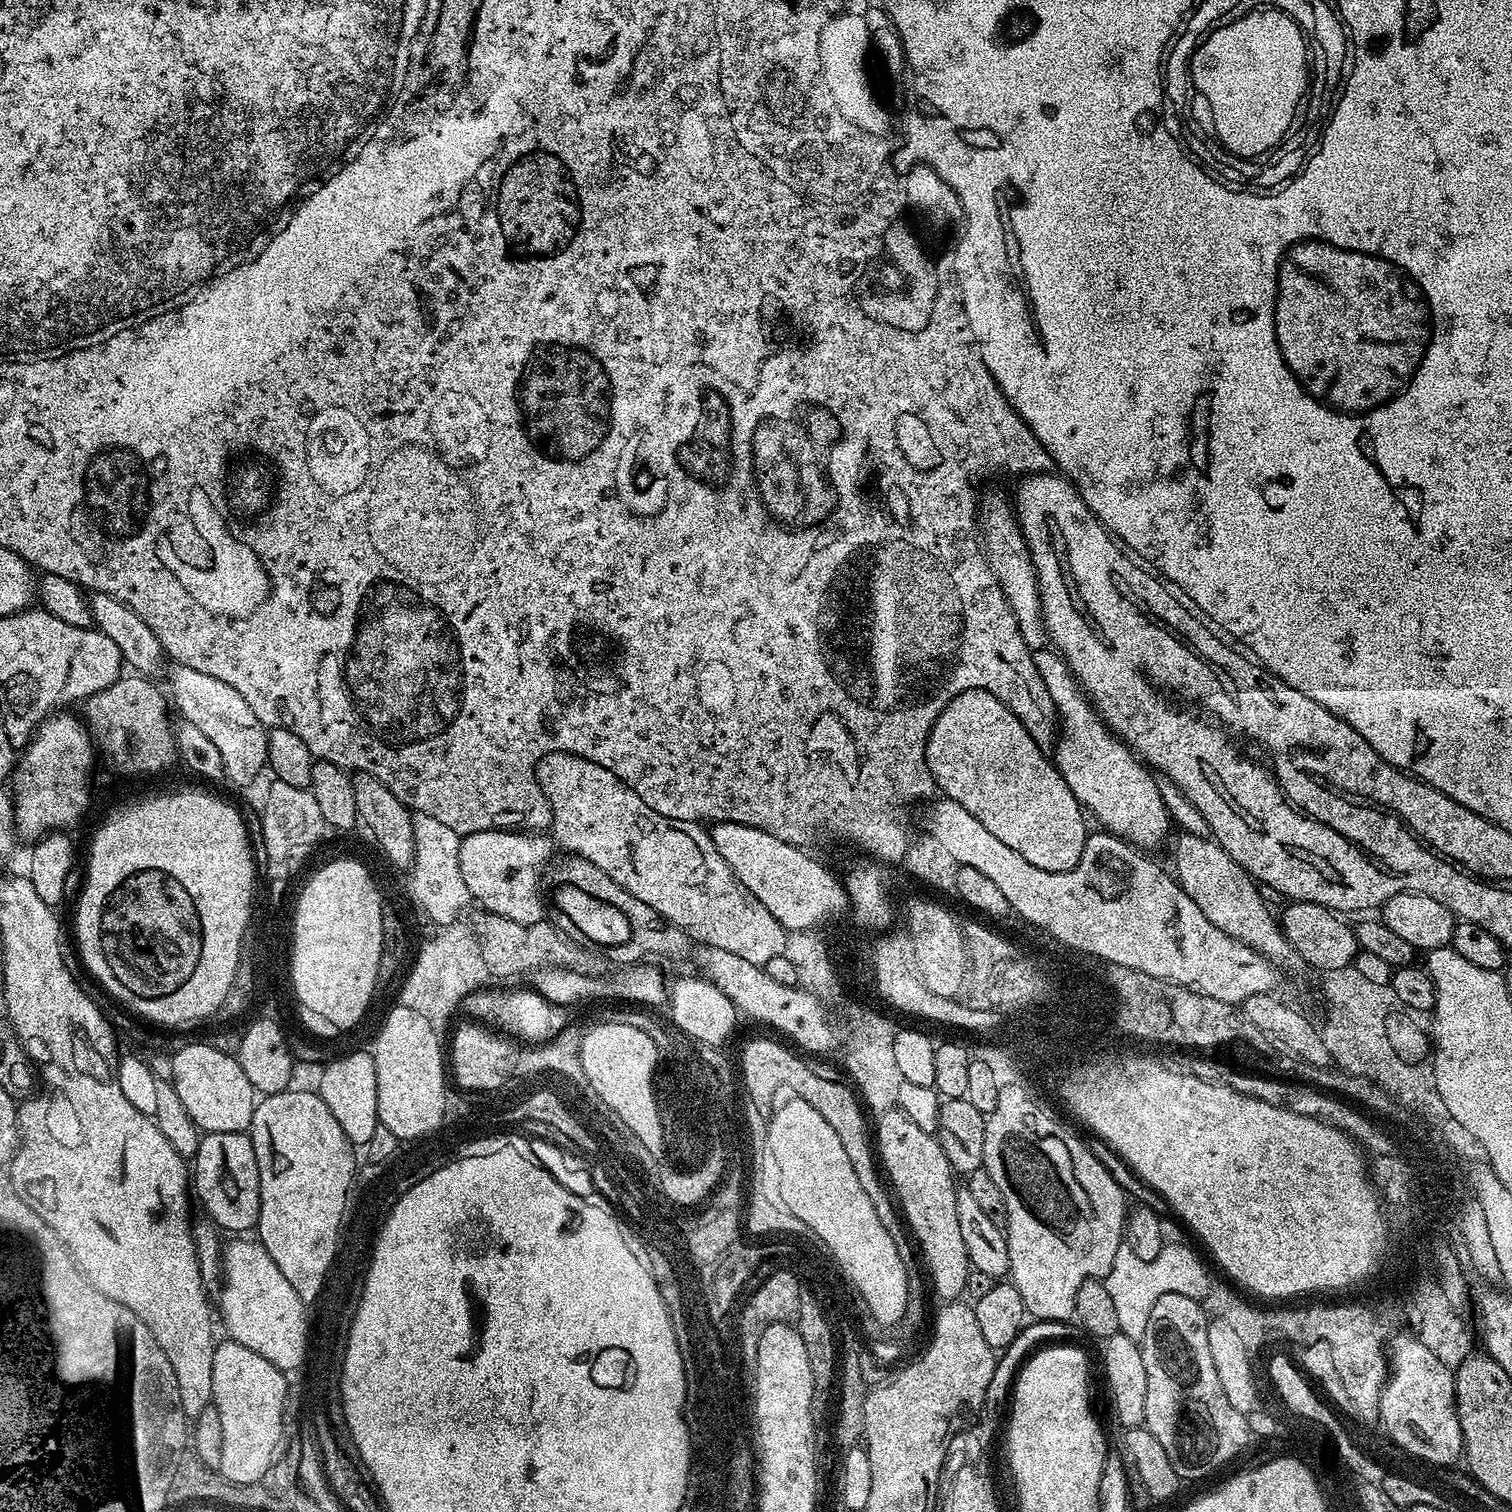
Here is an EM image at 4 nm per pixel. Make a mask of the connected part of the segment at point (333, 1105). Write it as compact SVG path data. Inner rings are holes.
M371 1051L352 1052L324 1064L320 1097L330 1106L330 1114L338 1118L338 1126L354 1146L367 1146L374 1130L381 1127L378 1114L378 1078L376 1058Z

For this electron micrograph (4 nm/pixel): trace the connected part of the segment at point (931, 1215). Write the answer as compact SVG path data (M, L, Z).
M881 1112L877 1120L880 1121L874 1124L874 1148L886 1173L887 1183L898 1201L899 1211L922 1253L922 1264L931 1291L933 1288L941 1296L941 1301L955 1301L964 1296L966 1278L970 1271L966 1242L962 1242L962 1230L958 1226L957 1177L939 1139L933 1133L922 1130L922 1126L910 1122L904 1112Z

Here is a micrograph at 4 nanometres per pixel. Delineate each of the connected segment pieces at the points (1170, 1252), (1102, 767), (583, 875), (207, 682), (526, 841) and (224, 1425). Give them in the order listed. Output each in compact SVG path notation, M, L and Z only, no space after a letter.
M1165 1243L1162 1254L1154 1262L1142 1262L1131 1258L1118 1258L1108 1272L1104 1285L1110 1290L1114 1301L1114 1311L1118 1313L1119 1332L1126 1338L1140 1341L1146 1334L1146 1322L1154 1302L1162 1294L1186 1294L1186 1298L1200 1301L1200 1293L1205 1290L1203 1269L1205 1261L1200 1261L1184 1244Z
M1044 647L1032 651L1034 666L1038 669L1054 701L1058 719L1058 733L1052 750L1052 760L1063 776L1063 780L1070 787L1071 793L1078 798L1082 808L1102 824L1101 827L1111 832L1112 835L1127 840L1130 844L1142 850L1158 847L1166 836L1170 821L1165 803L1158 792L1156 776L1134 751L1117 738L1116 734L1109 731L1092 706L1090 699L1085 695L1080 683L1068 668L1064 657L1051 647Z
M571 854L565 855L562 858L564 859L560 861L557 859L550 870L555 881L554 883L576 886L576 888L581 889L586 894L590 894L590 896L602 900L602 902L606 902L611 906L620 908L620 911L630 922L631 936L628 938L628 941L608 950L607 956L612 963L620 965L618 966L620 968L634 966L643 961L640 959L650 953L674 962L689 958L692 948L694 949L694 941L680 927L665 924L665 921L661 919L652 906L648 906L646 902L635 898L629 891L623 890L605 871L599 870L598 866L588 859Z
M169 663L168 684L172 687L170 700L181 712L187 723L198 726L214 746L218 746L218 754L222 754L224 775L236 784L248 784L268 763L267 748L269 729L265 728L254 710L250 710L246 698L234 690L234 686L226 686L226 682L218 682L218 678L210 678L210 674L198 674L198 670L190 670L190 666Z
M495 828L470 832L461 839L458 866L462 866L462 878L472 900L480 903L483 911L523 924L537 924L545 919L544 900L540 897L540 871L549 867L554 844L547 835L540 835L544 834Z
M224 1338L214 1350L214 1386L212 1387L211 1405L218 1410L221 1422L221 1464L219 1473L225 1480L235 1484L258 1484L270 1470L272 1461L278 1455L278 1449L285 1435L284 1407L287 1405L287 1382L284 1373L274 1362L266 1362L262 1354L246 1350L236 1340Z

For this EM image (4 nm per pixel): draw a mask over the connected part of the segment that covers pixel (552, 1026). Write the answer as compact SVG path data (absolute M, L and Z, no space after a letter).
M483 987L477 992L468 993L459 1009L469 1019L480 1021L483 1025L494 1025L501 1033L529 1045L540 1045L554 1040L565 1027L571 1025L571 1009L565 1005L551 1003L547 996L536 989L528 988L490 988Z

